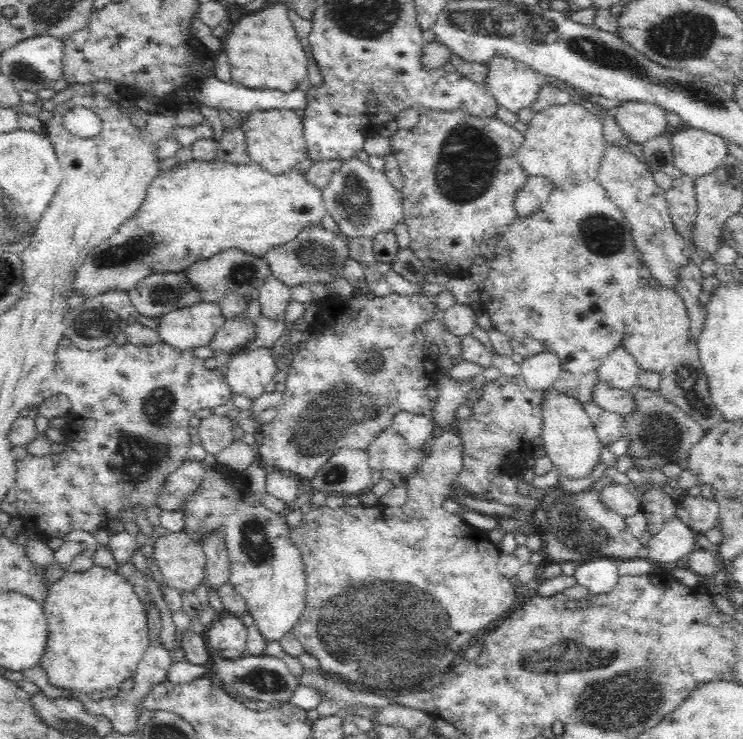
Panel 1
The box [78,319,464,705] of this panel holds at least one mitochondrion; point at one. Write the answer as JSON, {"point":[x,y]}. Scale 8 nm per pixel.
{"point":[424,643]}

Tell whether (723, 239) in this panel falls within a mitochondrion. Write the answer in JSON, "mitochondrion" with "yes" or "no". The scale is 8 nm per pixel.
{"mitochondrion":"no"}

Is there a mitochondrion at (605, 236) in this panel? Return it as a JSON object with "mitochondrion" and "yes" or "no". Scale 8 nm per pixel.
{"mitochondrion":"yes"}

